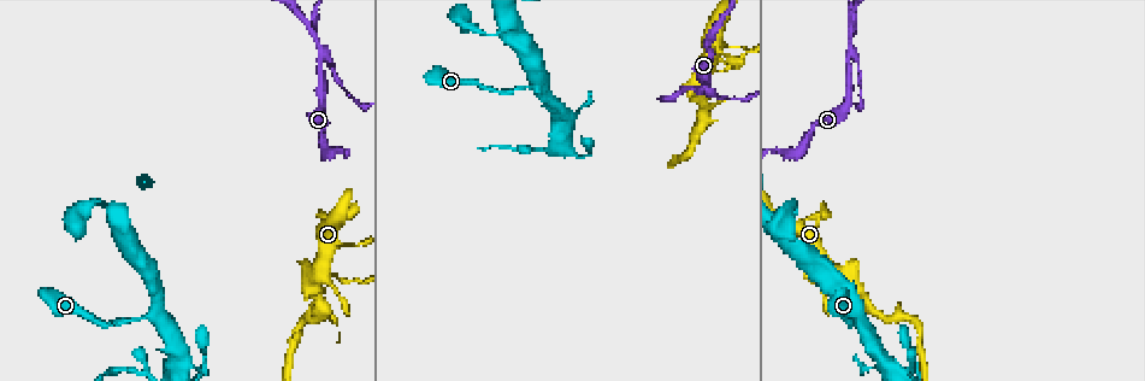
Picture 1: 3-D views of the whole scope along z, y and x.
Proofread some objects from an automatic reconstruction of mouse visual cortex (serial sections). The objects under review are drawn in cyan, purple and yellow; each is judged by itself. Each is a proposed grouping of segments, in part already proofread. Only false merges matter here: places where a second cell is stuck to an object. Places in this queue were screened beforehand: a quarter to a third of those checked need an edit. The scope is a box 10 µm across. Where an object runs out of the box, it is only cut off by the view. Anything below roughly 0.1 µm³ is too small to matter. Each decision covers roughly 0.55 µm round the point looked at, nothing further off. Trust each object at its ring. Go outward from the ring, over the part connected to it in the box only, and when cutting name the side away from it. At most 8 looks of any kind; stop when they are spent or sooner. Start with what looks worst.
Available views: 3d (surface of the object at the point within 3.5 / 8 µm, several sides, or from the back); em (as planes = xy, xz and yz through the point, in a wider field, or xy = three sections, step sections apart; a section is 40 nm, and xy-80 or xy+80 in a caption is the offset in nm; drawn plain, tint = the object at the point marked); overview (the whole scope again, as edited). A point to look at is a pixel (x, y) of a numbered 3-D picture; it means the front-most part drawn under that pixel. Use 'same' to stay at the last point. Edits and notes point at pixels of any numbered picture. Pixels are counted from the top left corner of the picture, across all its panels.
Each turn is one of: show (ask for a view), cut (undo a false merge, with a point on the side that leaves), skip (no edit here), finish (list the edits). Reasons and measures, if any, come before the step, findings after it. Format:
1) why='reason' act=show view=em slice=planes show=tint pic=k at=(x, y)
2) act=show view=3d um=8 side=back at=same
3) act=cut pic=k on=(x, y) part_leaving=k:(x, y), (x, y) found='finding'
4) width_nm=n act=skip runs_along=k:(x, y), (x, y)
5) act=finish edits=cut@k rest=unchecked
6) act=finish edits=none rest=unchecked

why='four-way junction' act=show view=3d um=8 pic=1 at=(852, 54)

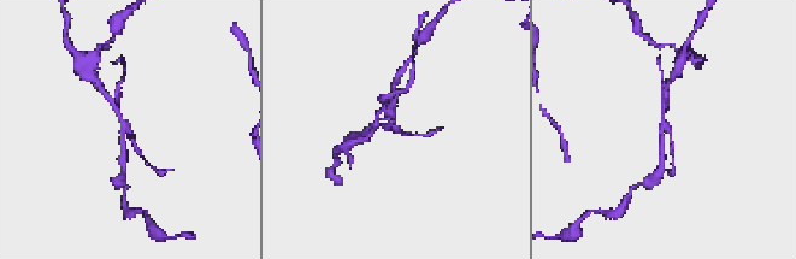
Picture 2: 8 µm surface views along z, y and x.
arms=4 arm_widths_nm=150,150,150,200 act=show view=em slice=xy step=2 show=tint at=same

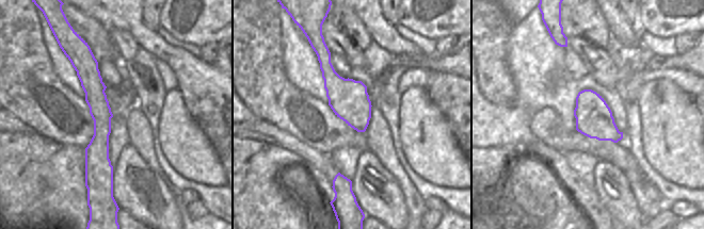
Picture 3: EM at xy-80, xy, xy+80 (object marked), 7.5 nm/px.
act=skip runs_along=2:(123, 162), (123, 121), (106, 95) found='continuous, no second cell'

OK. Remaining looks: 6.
why='abrupt turn' act=show view=3d um=8 pic=1 at=(318, 272)

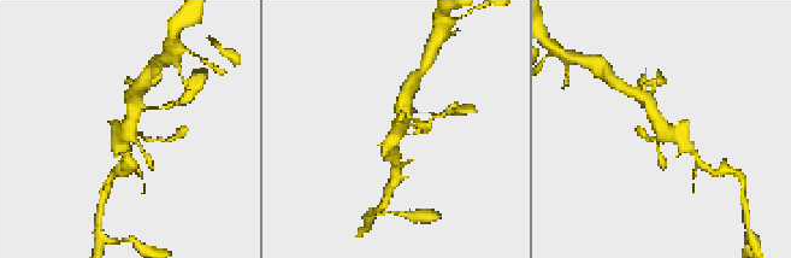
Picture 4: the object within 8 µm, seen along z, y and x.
act=show view=3d um=3.5 side=back at=same

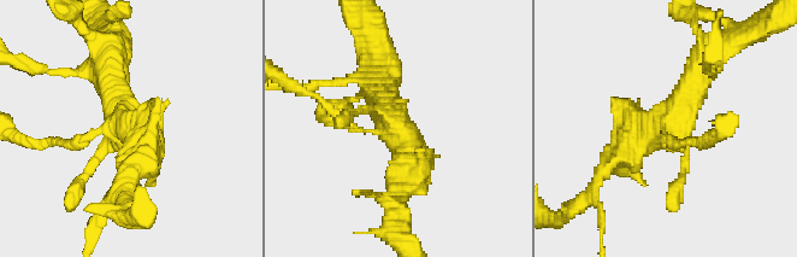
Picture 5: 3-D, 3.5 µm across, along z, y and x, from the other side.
act=skip runs_along=5:(706, 57), (666, 124), (607, 164) found='all the same cell'

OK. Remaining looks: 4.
act=show view=3d um=3.5 pic=1 at=(151, 312)

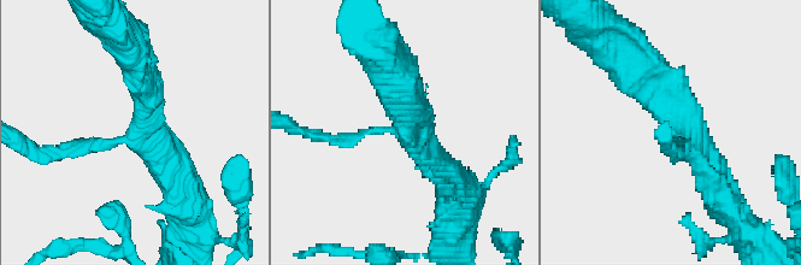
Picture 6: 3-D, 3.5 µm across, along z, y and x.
arms=3 arm_widths_nm=150,350,400 act=show view=em slice=xy step=2 show=tint pic=6 at=(675, 132)

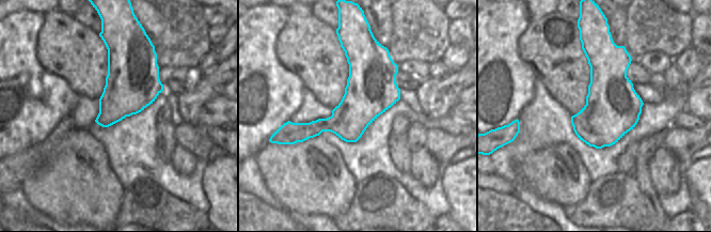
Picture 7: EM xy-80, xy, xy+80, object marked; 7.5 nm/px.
act=skip runs_along=6:(59, 157), (125, 141), (148, 119), (140, 68) found='one cell here'

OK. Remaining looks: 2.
act=finish edits=none rest=unchecked

